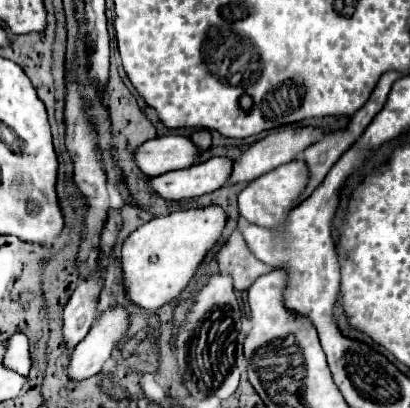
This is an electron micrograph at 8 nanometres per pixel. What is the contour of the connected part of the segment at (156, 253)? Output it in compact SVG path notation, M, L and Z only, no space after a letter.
M221 207L175 211L163 217L153 217L139 229L135 229L121 247L123 289L131 305L157 311L171 299L175 299L189 279L195 275L205 253L217 243L225 227L225 211Z

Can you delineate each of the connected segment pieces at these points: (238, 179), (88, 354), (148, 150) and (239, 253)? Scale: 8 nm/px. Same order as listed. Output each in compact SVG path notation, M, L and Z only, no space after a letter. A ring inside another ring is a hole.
M299 127L299 129L283 129L283 131L277 131L277 133L271 133L267 135L265 139L249 145L243 155L239 159L235 159L233 163L233 169L231 169L231 175L227 179L229 185L237 185L237 183L249 183L265 173L269 173L271 169L279 167L279 165L285 165L289 161L293 161L305 147L309 147L311 143L315 143L317 139L321 139L321 129L311 129L311 127Z
M109 307L103 311L89 331L89 337L85 337L85 341L73 349L67 377L71 381L83 381L99 375L103 371L103 363L111 357L113 347L125 335L127 321L129 313L125 307Z
M165 135L149 139L141 143L135 151L135 163L139 171L147 177L189 167L199 157L201 151L193 145L193 141L181 135Z
M233 231L231 237L227 239L225 245L221 245L221 249L217 251L217 263L219 263L219 271L223 273L231 273L233 275L233 287L237 291L245 291L249 289L249 285L269 273L269 265L257 261L257 257L253 257L253 253L249 251L245 239L241 237L239 231Z

